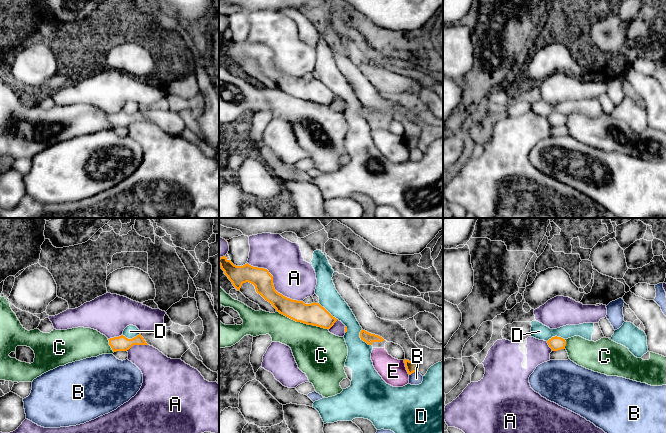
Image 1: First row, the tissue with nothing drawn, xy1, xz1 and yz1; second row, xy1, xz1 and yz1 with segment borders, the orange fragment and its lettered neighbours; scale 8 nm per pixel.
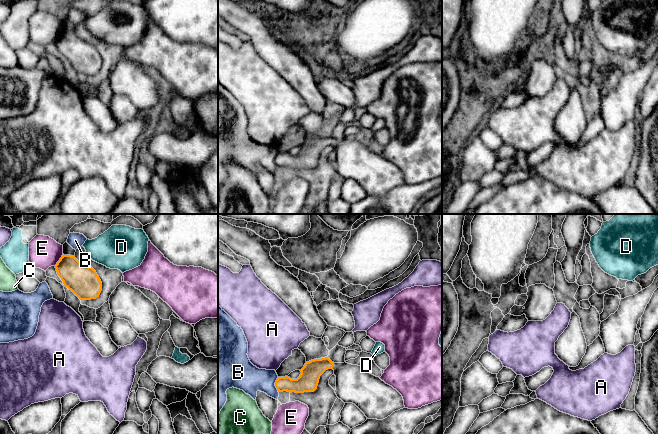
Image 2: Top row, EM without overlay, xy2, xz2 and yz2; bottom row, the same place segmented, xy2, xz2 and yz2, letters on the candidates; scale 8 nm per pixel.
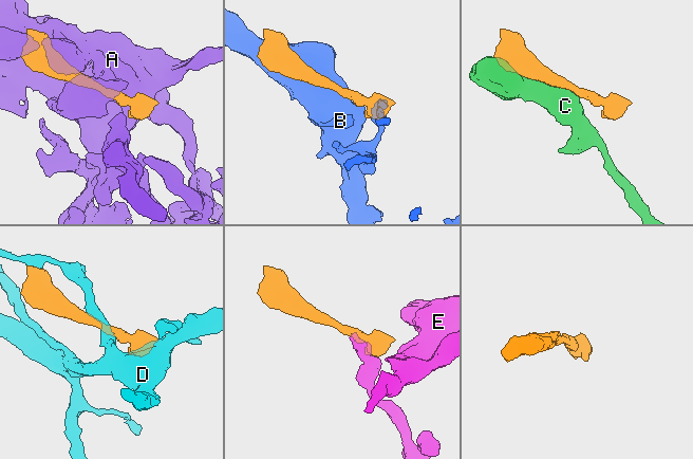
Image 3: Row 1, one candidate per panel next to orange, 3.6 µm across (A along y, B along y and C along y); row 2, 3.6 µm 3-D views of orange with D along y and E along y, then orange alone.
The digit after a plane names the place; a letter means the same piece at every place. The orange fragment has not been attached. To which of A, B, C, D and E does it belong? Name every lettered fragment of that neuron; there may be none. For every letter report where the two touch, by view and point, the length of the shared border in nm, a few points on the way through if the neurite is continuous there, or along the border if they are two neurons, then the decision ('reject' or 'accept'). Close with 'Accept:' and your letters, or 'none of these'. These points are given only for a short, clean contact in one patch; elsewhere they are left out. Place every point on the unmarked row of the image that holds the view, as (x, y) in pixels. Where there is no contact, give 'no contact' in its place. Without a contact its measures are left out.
A: contact xz1 (272, 59); length 550 nm; reject
B: contact xz2 (275, 161); length 130 nm; reject
C: contact xz1 (302, 98); length 440 nm; reject
D: contact xz1 (362, 115); length 160 nm; reject
E: contact xz1 (405, 142); length 130 nm; reject
Accept: none of these

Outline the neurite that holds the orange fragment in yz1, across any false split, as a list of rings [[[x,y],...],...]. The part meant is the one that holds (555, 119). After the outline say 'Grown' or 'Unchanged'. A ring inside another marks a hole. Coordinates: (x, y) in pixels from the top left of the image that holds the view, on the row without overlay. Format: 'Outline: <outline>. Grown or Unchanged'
Outline: [[[552,113],[551,115],[549,115],[547,117],[549,123],[552,125],[552,127],[558,127],[561,125],[565,125],[566,122],[566,117],[565,115],[561,114],[561,113]]]. Unchanged

